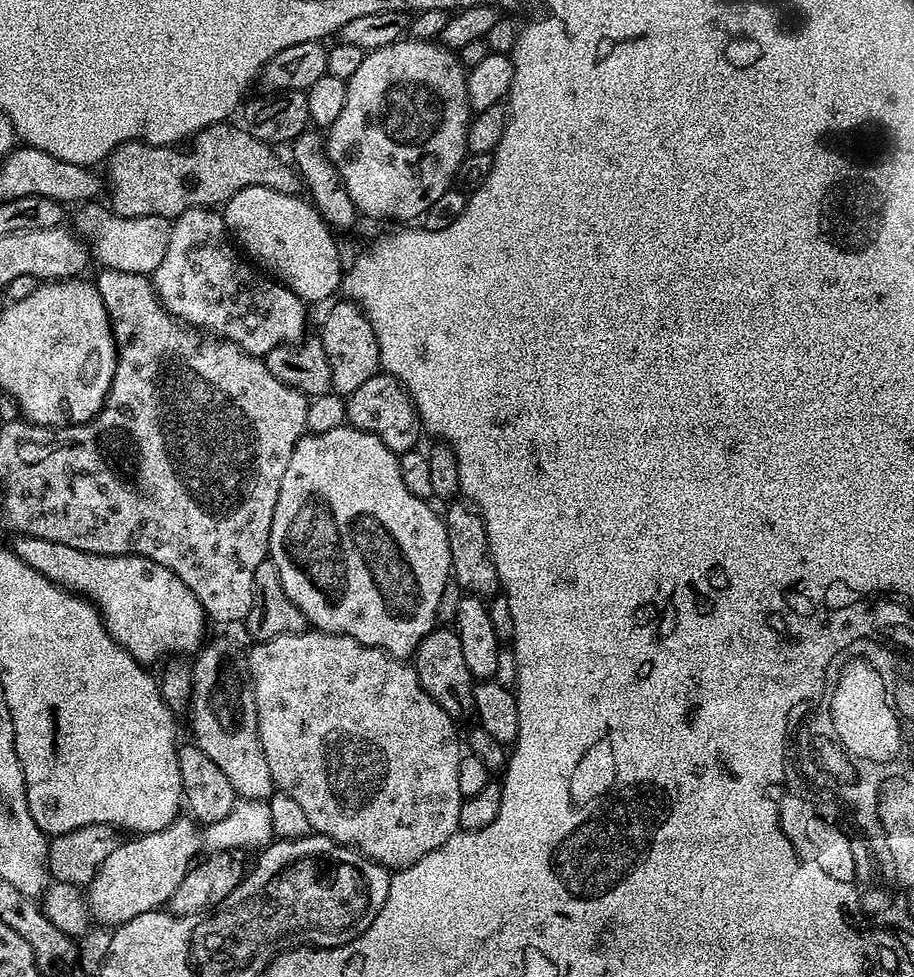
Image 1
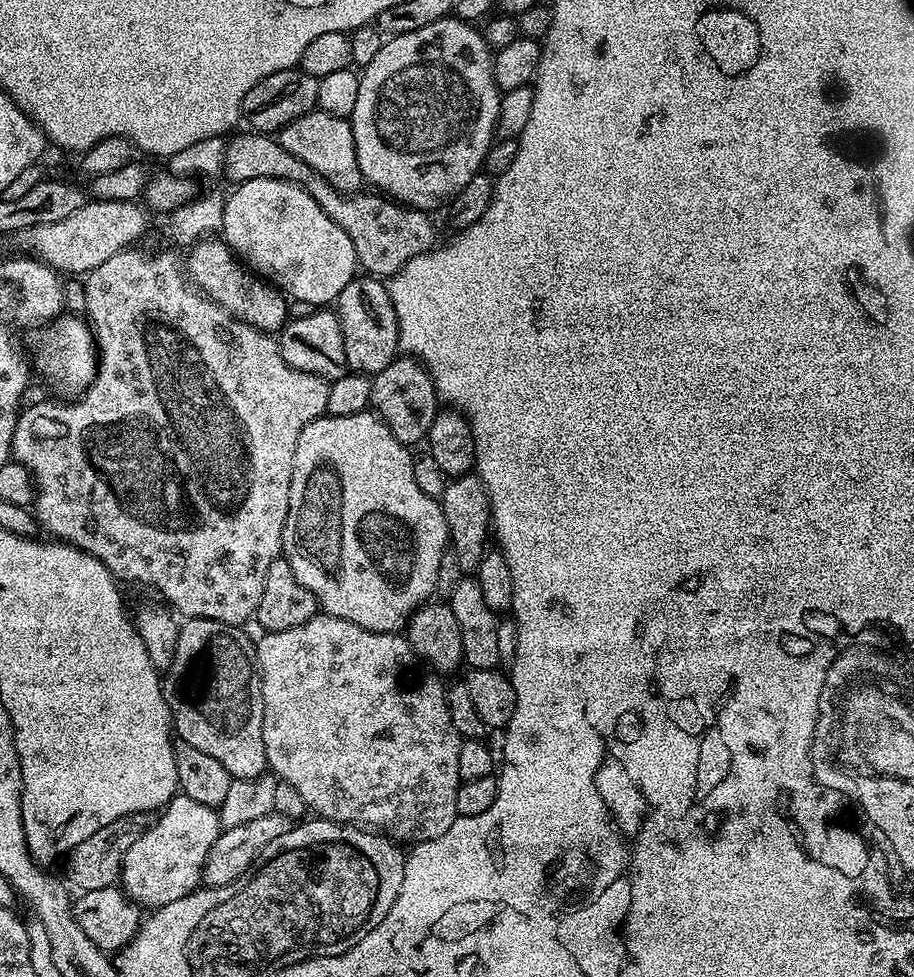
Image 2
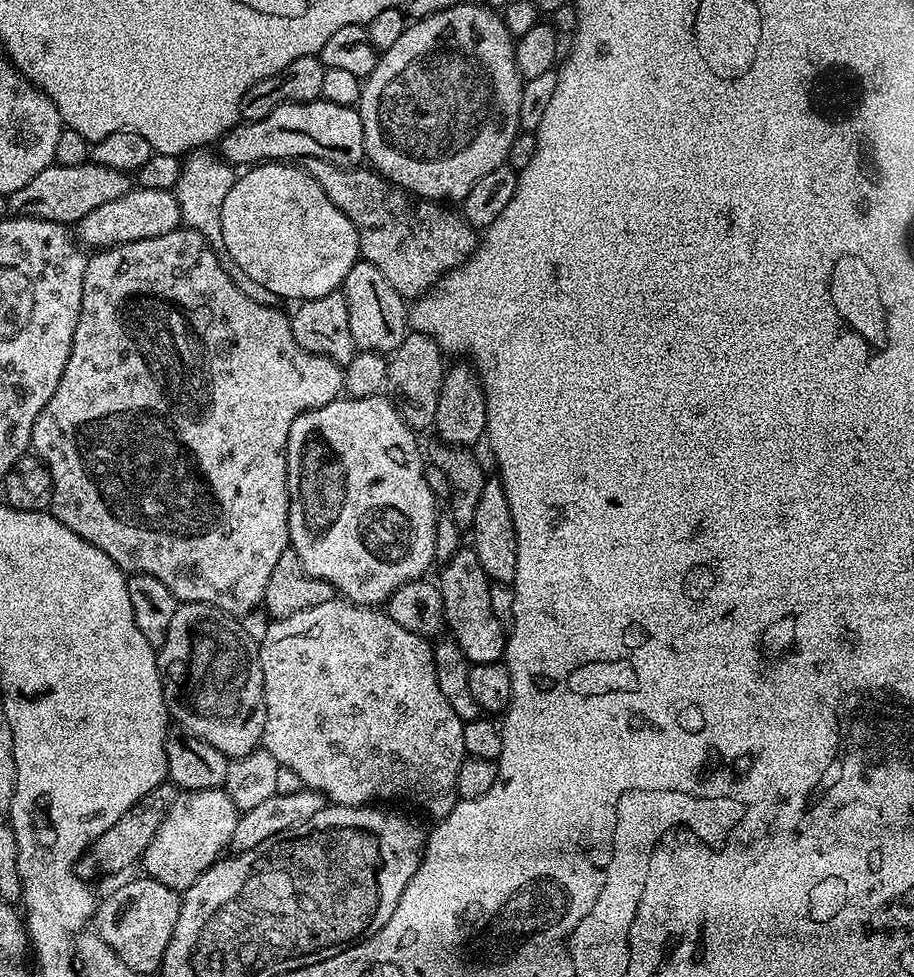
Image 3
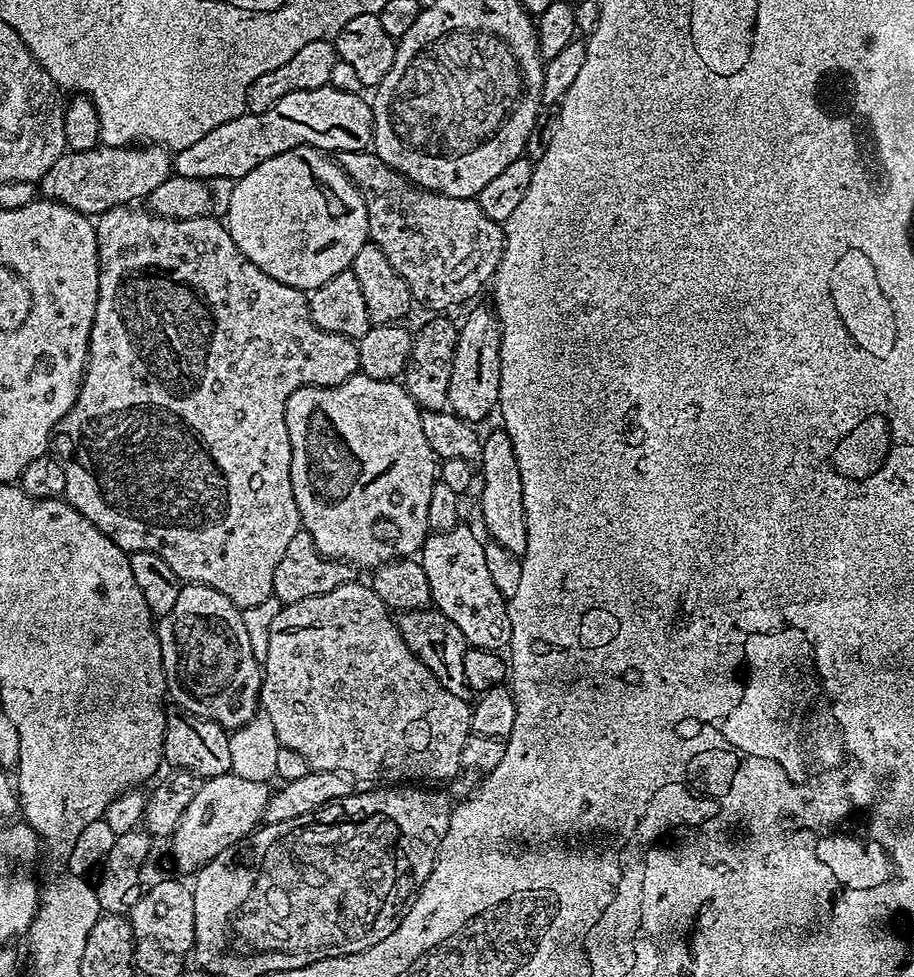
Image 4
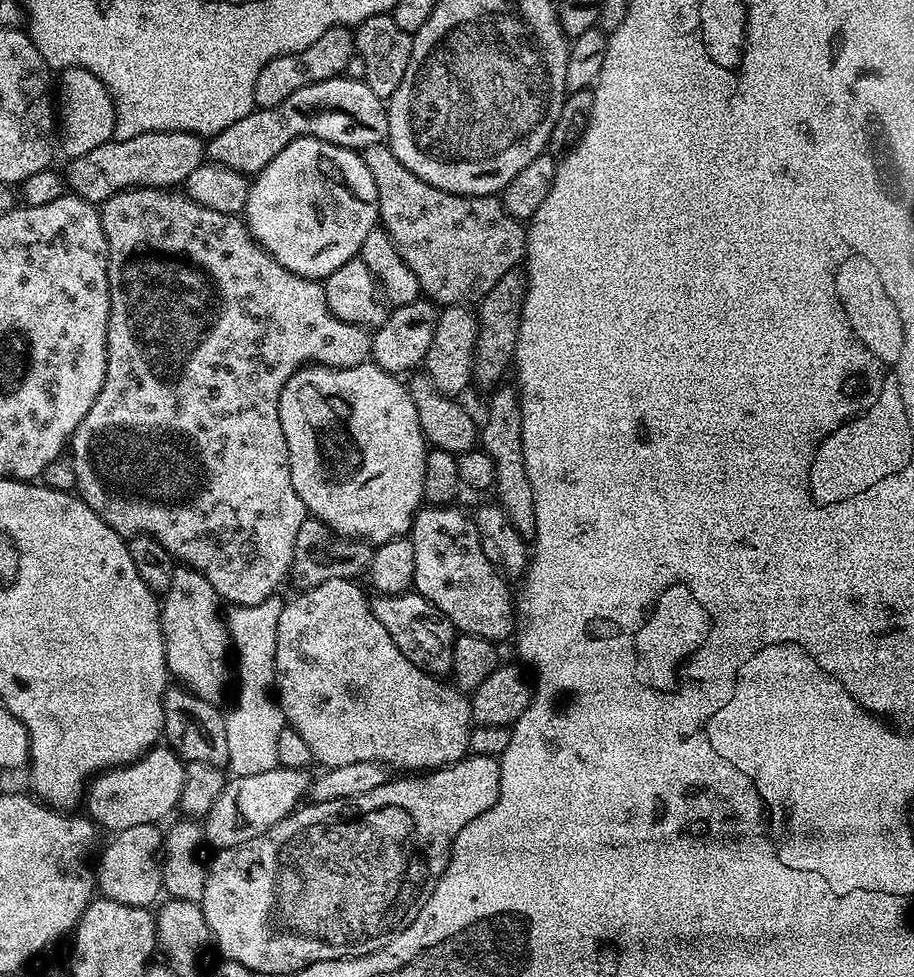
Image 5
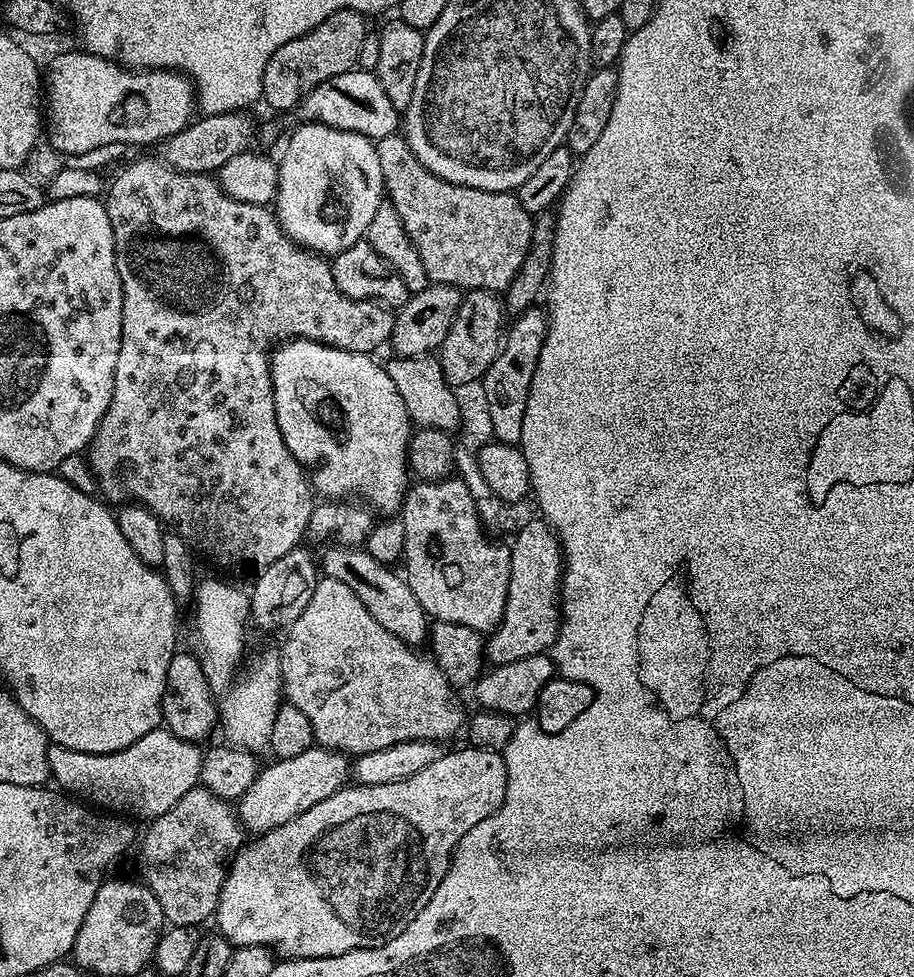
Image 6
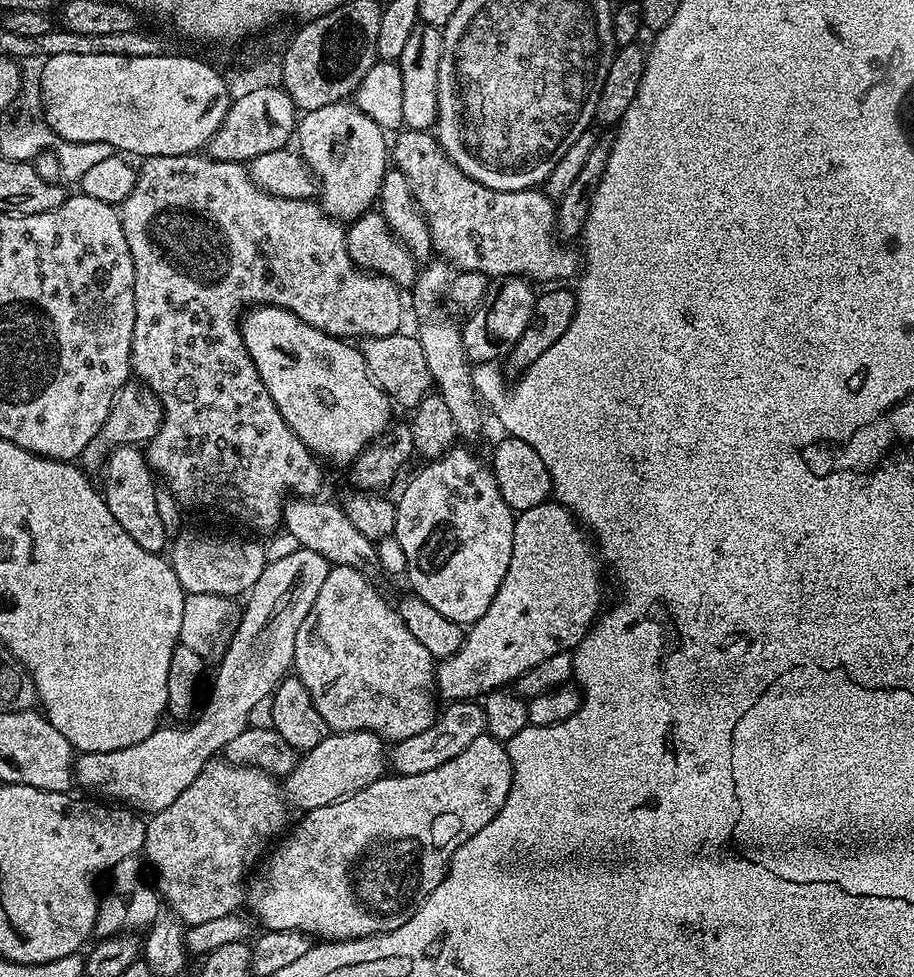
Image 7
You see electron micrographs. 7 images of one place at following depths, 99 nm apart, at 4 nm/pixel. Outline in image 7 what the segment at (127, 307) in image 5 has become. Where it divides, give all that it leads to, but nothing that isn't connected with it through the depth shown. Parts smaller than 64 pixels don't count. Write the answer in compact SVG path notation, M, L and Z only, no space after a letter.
M207 154L191 156L150 156L139 165L136 181L129 196L119 205L122 230L126 234L126 246L130 246L130 258L134 258L134 338L132 339L132 372L135 379L156 395L161 402L164 418L160 429L146 444L146 457L153 473L171 490L181 509L217 508L220 512L232 512L236 520L257 528L260 532L272 532L281 527L286 501L295 493L300 498L312 498L324 484L321 461L286 426L286 418L274 406L270 390L262 382L254 366L252 356L246 350L240 333L242 313L253 306L284 308L290 314L302 318L310 326L331 336L339 336L349 342L369 336L389 336L401 331L404 320L402 289L390 278L377 276L357 268L346 248L346 228L341 221L324 213L315 199L291 200L270 194L252 181L251 171L244 164L222 162Z

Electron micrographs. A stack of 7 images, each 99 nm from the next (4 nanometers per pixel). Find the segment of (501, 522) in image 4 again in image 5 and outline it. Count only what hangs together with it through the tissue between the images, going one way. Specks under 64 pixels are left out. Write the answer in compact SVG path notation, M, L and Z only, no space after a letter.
M497 387L488 400L488 417L482 420L478 428L478 444L494 462L496 482L495 499L505 512L506 518L514 526L520 536L532 538L536 535L536 519L534 518L534 490L530 486L530 478L526 474L526 462L522 450L522 410L520 394L515 387Z

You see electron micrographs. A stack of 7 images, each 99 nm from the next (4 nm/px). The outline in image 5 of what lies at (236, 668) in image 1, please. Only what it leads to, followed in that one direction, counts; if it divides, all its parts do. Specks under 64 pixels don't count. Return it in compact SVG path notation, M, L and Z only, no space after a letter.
M187 566L177 567L172 579L172 589L163 593L162 607L160 609L160 621L162 622L162 634L164 635L164 649L166 650L166 662L168 671L173 677L176 676L181 685L193 692L203 700L220 702L224 691L229 688L234 680L234 645L232 637L228 635L228 621L225 613L220 612L222 601L216 595L214 586L210 586L207 575L196 572Z

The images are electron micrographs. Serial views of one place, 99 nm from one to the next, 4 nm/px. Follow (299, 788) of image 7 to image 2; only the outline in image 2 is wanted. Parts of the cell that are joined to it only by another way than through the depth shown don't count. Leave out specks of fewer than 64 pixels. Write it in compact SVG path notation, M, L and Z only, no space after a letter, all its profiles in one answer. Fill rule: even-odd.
M183 794L173 796L163 809L164 817L157 819L126 850L119 883L122 891L145 909L155 910L201 887L204 863L210 854L210 846L220 837L219 811L205 804L194 802L194 798ZM148 907L148 908L147 908Z

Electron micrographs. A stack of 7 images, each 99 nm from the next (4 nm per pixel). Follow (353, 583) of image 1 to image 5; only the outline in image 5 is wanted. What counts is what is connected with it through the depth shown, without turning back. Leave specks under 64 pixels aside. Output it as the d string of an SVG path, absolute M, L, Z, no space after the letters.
M371 362L359 364L353 368L326 368L323 366L299 368L286 382L280 395L280 421L290 458L290 482L294 482L294 490L298 494L298 498L302 498L305 509L315 519L330 526L339 536L363 540L373 546L385 544L394 538L408 536L411 533L412 520L420 511L424 500L423 476L426 474L426 462L430 448L422 434L422 426L418 422L418 410L414 410L414 398L410 398L408 385L399 375L382 370Z

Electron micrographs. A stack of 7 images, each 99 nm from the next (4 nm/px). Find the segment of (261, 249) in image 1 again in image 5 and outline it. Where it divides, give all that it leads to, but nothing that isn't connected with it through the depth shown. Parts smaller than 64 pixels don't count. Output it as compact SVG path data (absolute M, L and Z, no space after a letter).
M299 136L274 157L261 172L255 173L248 188L246 206L242 219L250 234L261 248L277 260L286 270L308 280L323 281L325 276L334 274L338 266L357 259L362 241L380 219L380 191L366 166L363 155L357 149L343 148L313 136Z

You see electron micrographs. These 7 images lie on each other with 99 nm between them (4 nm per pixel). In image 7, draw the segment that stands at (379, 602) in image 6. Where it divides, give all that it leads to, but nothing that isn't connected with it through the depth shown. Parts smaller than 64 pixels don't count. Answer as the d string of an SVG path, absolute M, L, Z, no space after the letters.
M292 498L285 503L283 527L288 527L295 543L306 550L314 550L314 554L322 554L329 565L350 566L365 574L375 573L378 568L376 544L367 540L358 530L354 530L354 522L344 513L339 503L323 504L320 498Z

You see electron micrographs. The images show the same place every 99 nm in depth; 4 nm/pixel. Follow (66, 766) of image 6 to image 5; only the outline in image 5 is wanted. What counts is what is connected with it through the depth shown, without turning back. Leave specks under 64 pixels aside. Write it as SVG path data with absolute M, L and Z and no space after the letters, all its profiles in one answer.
M153 746L145 756L132 764L125 764L123 768L114 768L95 777L86 792L87 815L101 829L109 828L112 834L127 830L130 826L160 822L163 816L171 814L172 808L174 812L180 803L185 767L185 761L171 748Z

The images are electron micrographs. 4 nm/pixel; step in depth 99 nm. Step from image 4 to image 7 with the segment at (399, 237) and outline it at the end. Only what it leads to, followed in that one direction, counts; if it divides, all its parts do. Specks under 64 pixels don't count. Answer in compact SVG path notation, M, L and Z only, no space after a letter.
M409 128L401 131L395 141L394 139L390 144L390 160L391 163L402 174L406 174L406 182L410 182L410 190L416 199L416 207L419 208L420 213L426 218L428 229L430 230L430 238L432 239L433 253L441 261L447 262L453 269L462 272L480 272L483 276L495 278L498 276L523 276L529 281L537 282L536 280L568 280L577 275L582 268L582 256L579 251L576 252L572 248L563 248L561 241L557 235L557 221L556 209L557 205L552 201L549 196L544 195L543 191L536 188L523 188L522 190L494 190L490 186L486 186L482 182L478 182L474 178L470 178L462 170L458 170L458 166L452 161L449 156L440 149L440 143L437 142L435 135L431 131L421 130L419 128Z

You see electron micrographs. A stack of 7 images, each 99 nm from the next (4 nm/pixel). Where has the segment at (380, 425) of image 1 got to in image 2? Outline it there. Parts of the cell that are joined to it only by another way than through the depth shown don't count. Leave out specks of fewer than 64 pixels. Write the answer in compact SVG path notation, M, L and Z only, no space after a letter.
M397 355L390 366L386 366L386 370L375 373L371 407L386 422L386 426L390 426L398 442L409 446L415 446L419 440L421 443L427 437L438 411L438 397L432 375L415 356Z

